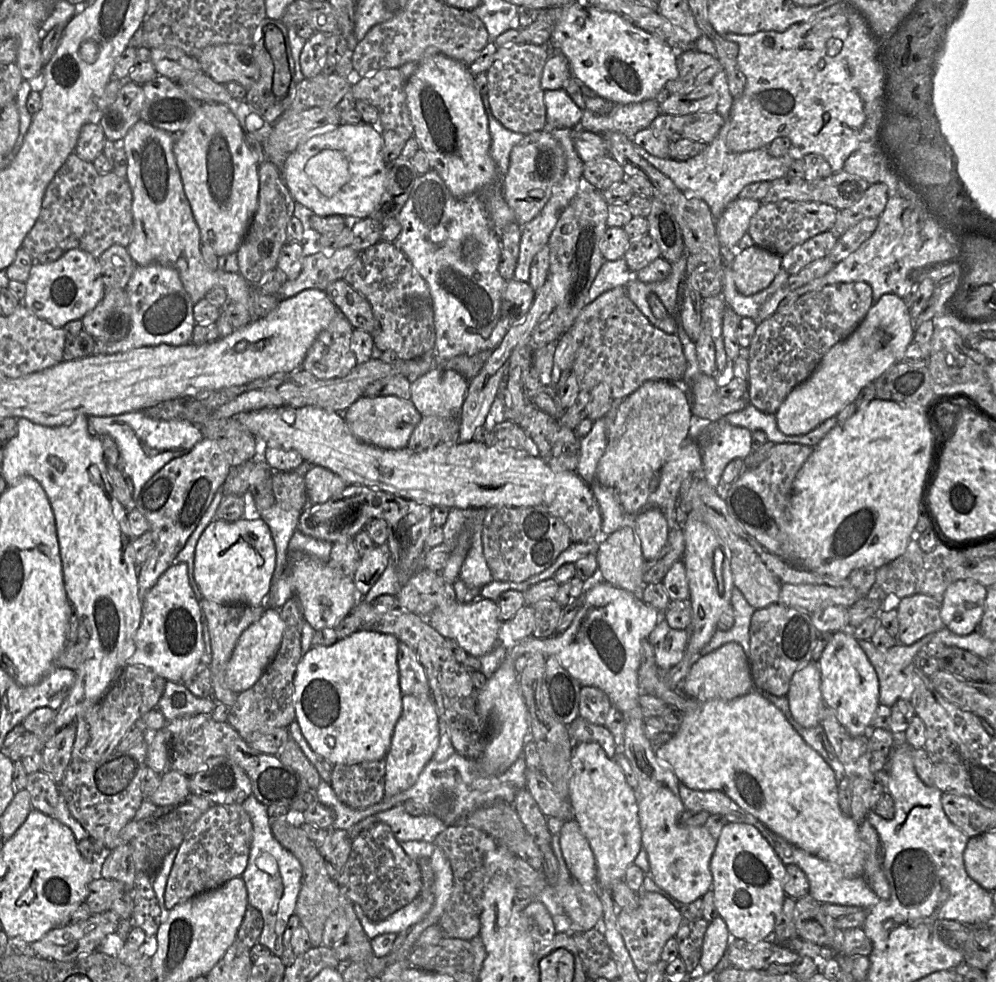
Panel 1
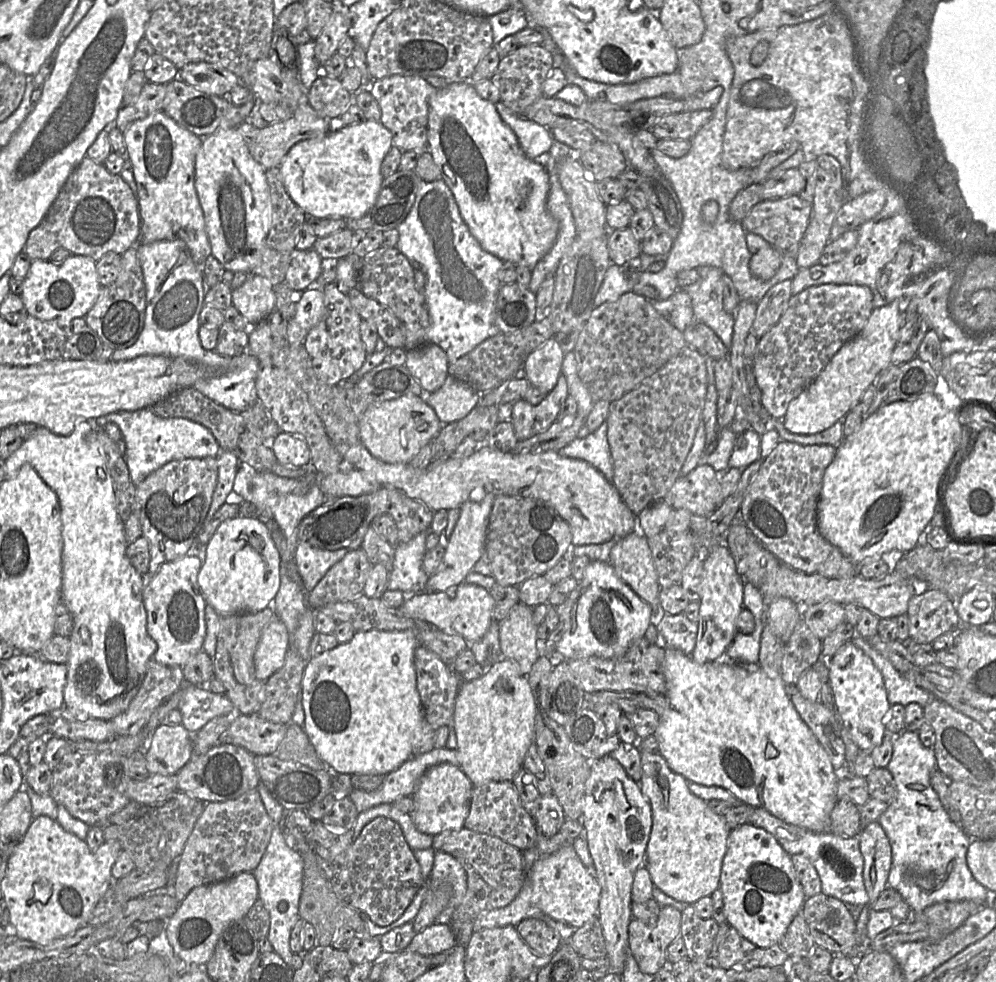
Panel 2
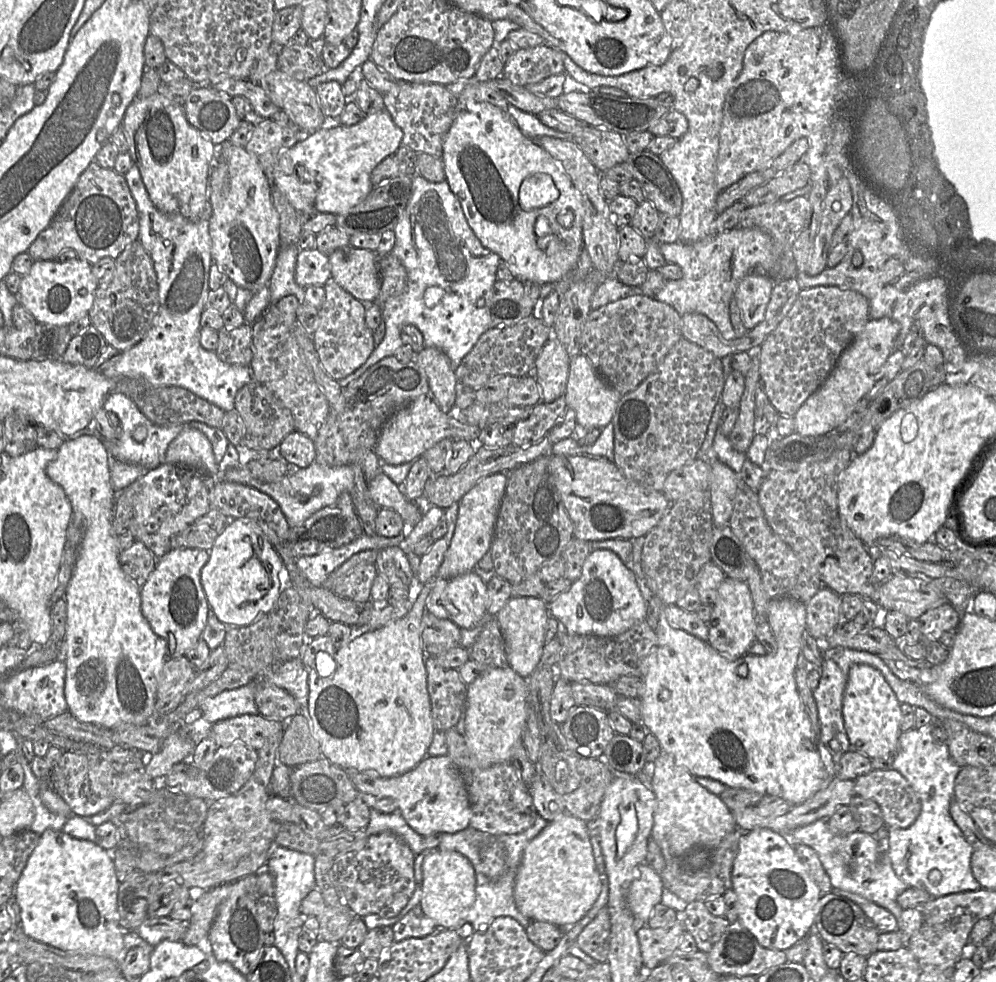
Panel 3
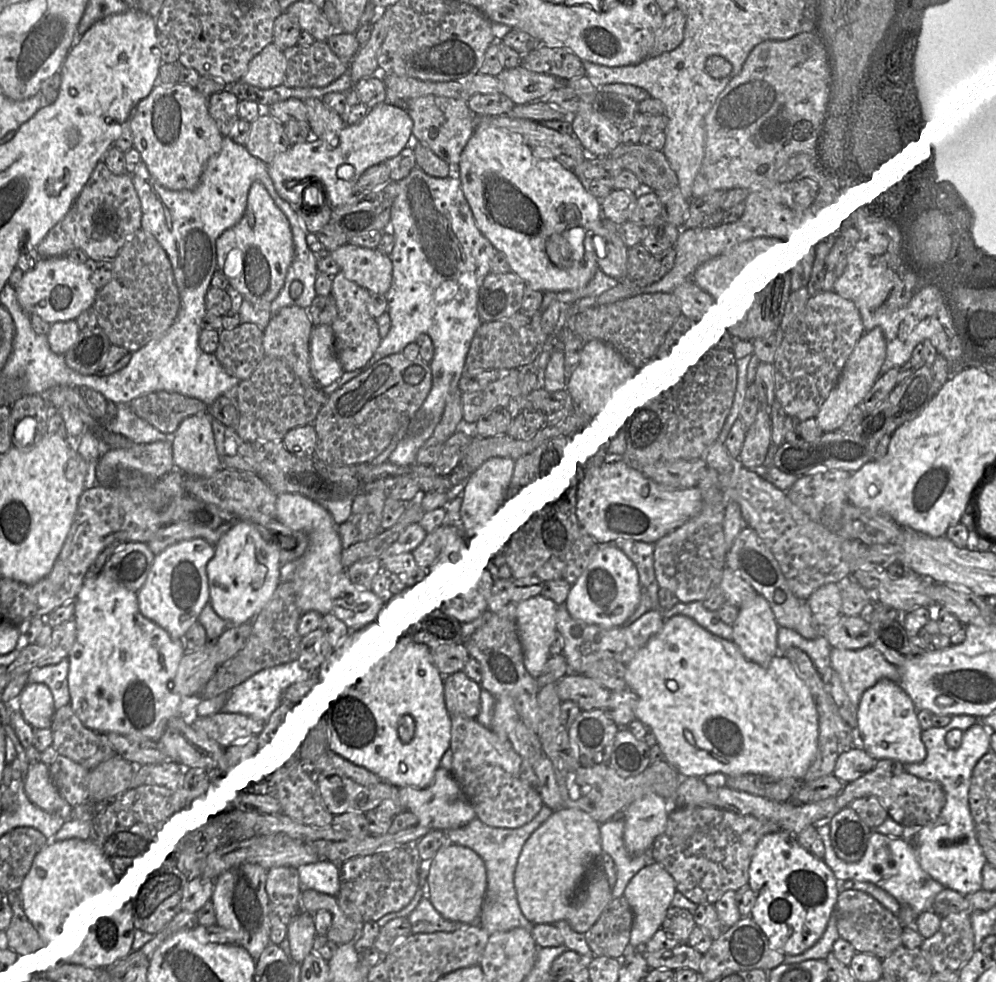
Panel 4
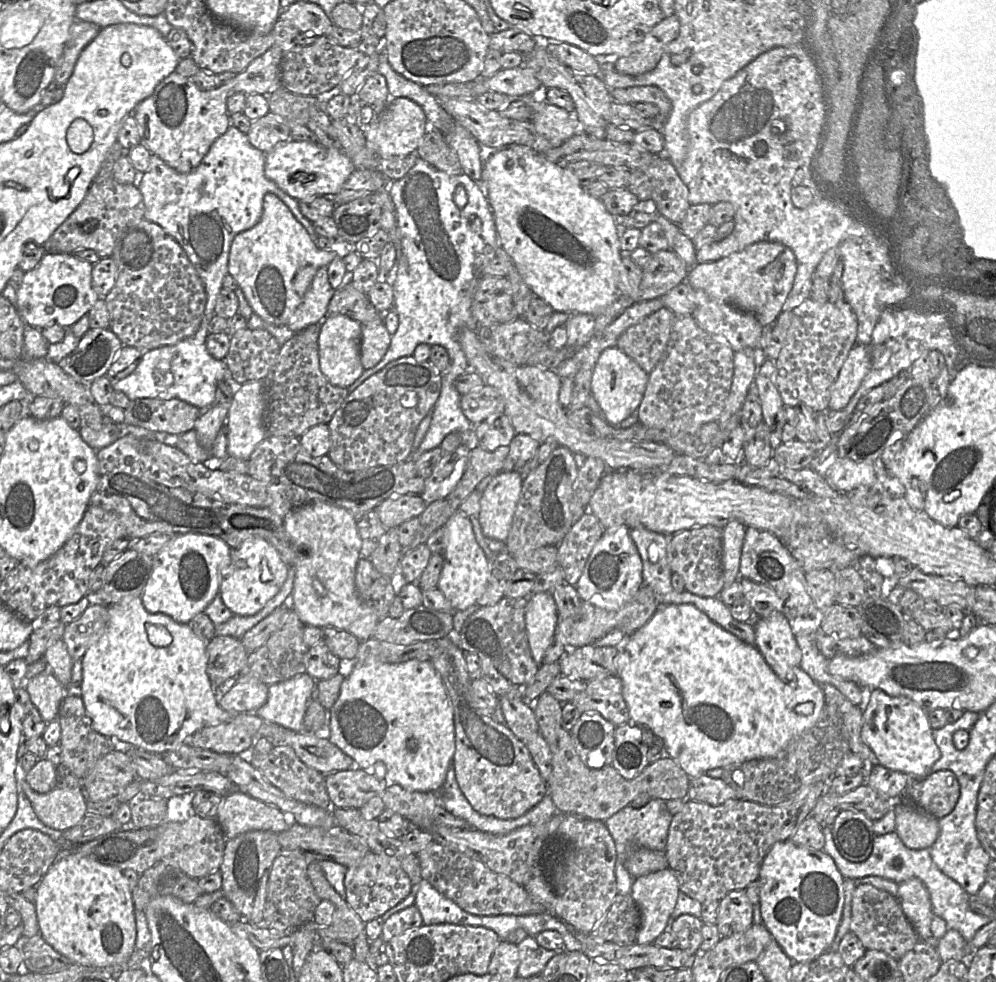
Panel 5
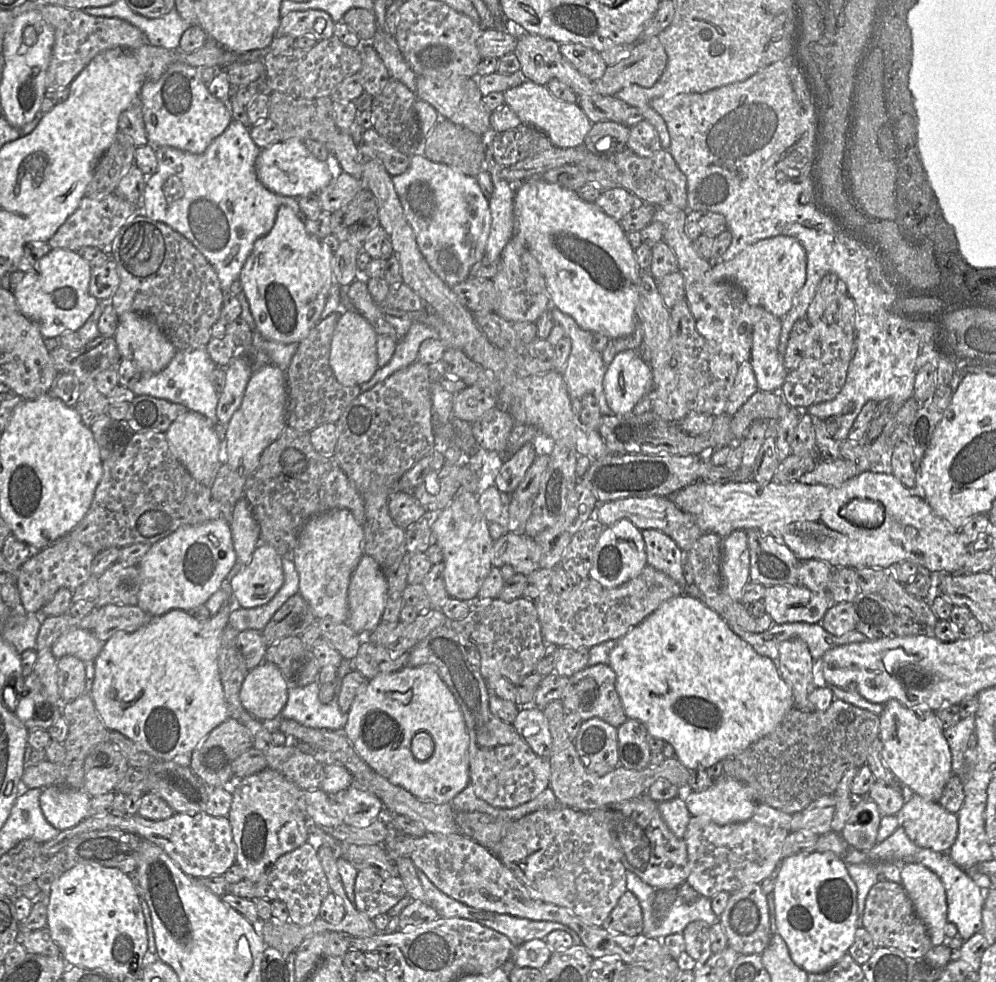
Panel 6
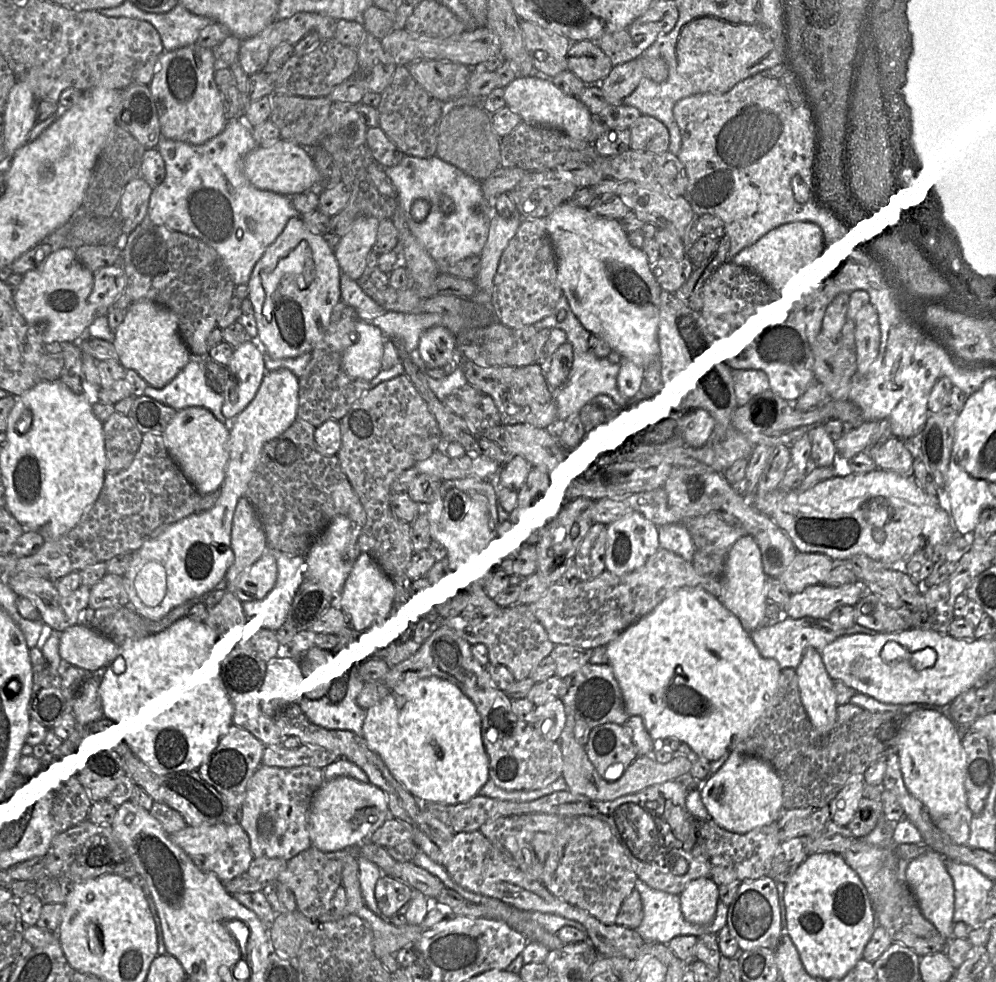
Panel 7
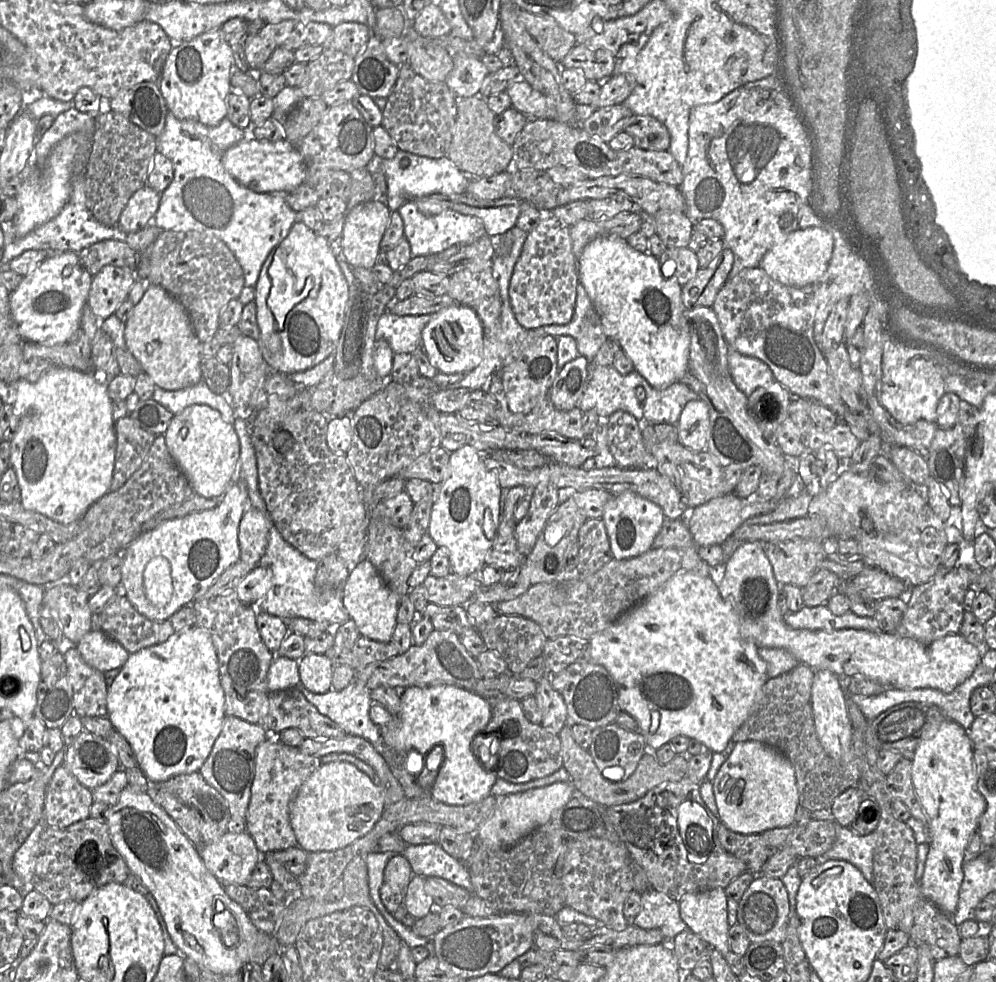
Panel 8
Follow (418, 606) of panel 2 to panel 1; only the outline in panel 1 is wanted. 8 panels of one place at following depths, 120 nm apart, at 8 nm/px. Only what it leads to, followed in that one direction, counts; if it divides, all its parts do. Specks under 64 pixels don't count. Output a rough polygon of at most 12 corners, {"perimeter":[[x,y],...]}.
{"perimeter":[[445,600],[426,621],[469,655],[489,653],[497,602]]}

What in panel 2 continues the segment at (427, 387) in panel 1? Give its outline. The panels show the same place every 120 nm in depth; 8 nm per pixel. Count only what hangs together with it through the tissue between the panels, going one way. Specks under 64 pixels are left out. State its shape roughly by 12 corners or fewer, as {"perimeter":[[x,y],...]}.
{"perimeter":[[448,375],[420,396],[443,424],[458,421],[479,403],[480,392]]}

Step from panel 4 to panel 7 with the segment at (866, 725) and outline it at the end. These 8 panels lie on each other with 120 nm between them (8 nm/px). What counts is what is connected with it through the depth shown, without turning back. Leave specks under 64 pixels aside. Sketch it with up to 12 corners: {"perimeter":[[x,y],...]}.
{"perimeter":[[906,715],[897,755],[933,822],[968,808],[959,727]]}

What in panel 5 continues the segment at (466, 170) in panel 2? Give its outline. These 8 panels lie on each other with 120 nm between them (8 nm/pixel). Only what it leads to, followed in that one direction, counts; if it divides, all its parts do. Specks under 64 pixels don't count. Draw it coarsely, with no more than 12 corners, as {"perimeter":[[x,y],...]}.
{"perimeter":[[526,146],[477,183],[499,245],[554,311],[617,299],[620,227]]}

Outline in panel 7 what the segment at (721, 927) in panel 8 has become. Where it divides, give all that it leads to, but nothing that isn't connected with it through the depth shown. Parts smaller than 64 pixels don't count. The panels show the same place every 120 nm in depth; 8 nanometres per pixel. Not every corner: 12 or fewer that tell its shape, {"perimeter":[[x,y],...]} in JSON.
{"perimeter":[[697,878],[679,894],[684,918],[707,925],[715,917],[719,886]]}

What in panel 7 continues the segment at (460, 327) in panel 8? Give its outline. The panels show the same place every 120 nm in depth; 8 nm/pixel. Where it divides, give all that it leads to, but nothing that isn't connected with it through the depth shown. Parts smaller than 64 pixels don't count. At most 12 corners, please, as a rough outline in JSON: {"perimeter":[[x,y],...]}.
{"perimeter":[[444,326],[425,331],[419,351],[428,367],[461,365],[456,335]]}

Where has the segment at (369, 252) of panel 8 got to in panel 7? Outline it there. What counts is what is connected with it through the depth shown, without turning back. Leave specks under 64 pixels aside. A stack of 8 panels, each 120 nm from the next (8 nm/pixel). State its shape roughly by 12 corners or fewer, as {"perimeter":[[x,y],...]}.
{"perimeter":[[358,217],[334,251],[341,272],[358,281],[376,241],[375,217]]}

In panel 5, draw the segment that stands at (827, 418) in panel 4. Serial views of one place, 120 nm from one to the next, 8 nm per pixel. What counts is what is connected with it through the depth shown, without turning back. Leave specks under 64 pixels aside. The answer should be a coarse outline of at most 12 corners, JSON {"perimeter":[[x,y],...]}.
{"perimeter":[[856,343],[832,386],[828,410],[843,410],[870,368]]}

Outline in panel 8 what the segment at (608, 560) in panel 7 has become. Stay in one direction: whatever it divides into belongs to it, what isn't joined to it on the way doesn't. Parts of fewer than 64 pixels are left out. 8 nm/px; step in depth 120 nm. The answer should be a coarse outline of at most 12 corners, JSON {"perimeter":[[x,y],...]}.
{"perimeter":[[633,491],[612,495],[602,520],[613,559],[652,548],[665,516]]}

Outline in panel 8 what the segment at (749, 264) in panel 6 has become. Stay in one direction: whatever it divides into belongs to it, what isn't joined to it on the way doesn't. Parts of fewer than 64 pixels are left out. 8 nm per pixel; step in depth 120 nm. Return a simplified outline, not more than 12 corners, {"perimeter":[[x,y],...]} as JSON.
{"perimeter":[[790,233],[759,268],[790,287],[813,285],[828,268],[831,233]]}

